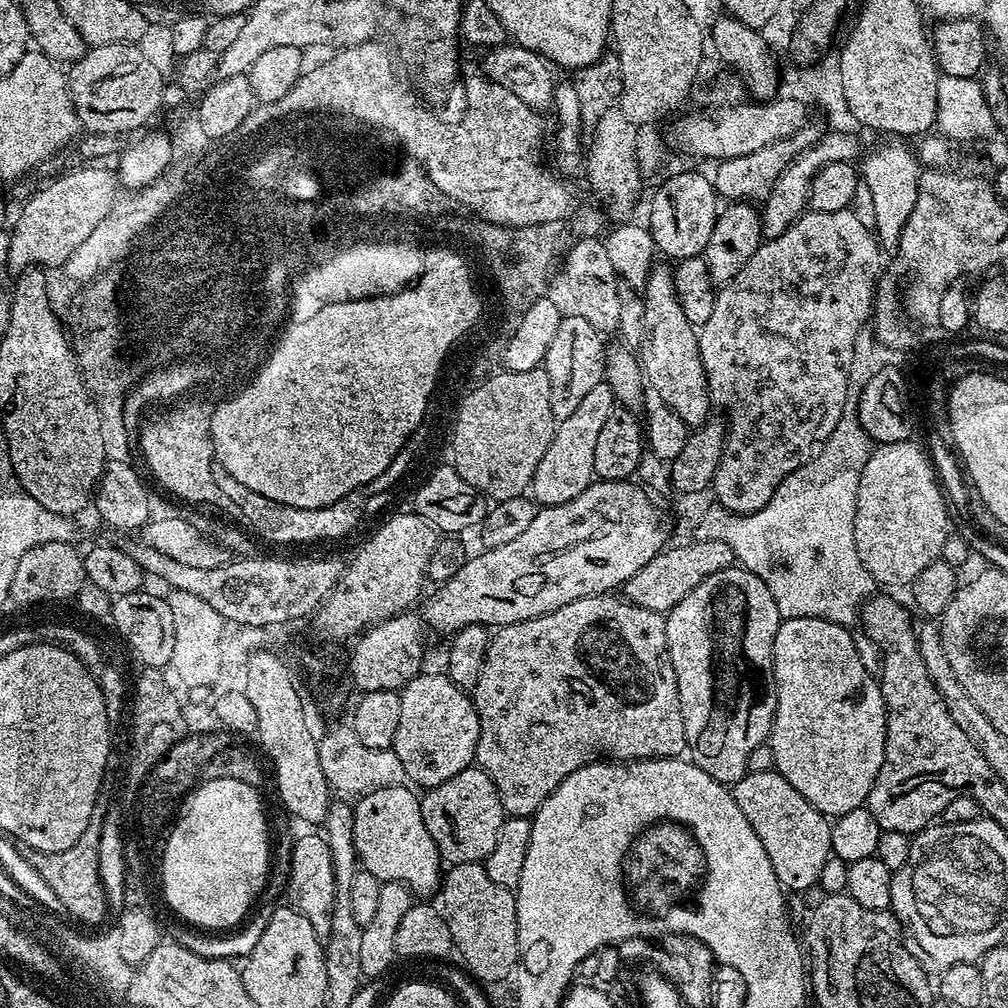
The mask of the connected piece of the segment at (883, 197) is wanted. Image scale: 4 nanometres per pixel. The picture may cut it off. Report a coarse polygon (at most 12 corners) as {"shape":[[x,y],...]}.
{"shape":[[896,142],[869,151],[862,180],[874,201],[873,229],[895,249],[917,200],[915,153]]}

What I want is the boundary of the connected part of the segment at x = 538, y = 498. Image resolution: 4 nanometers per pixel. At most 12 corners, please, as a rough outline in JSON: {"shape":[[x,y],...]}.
{"shape":[[599,384],[557,423],[530,485],[570,502],[596,476],[594,446],[618,403]]}

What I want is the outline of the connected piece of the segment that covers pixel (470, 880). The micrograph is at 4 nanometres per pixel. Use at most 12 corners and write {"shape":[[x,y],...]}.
{"shape":[[483,863],[443,873],[434,906],[481,985],[520,963],[513,889]]}

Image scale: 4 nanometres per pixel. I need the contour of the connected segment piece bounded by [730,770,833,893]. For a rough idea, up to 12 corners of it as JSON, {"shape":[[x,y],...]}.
{"shape":[[775,770],[731,785],[781,888],[814,887],[833,825]]}

